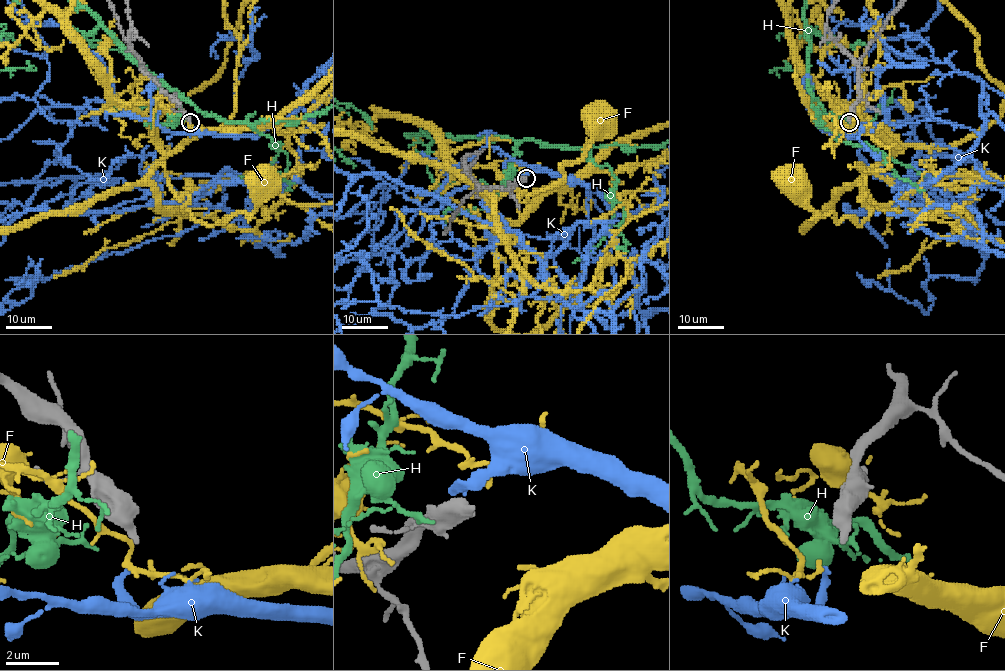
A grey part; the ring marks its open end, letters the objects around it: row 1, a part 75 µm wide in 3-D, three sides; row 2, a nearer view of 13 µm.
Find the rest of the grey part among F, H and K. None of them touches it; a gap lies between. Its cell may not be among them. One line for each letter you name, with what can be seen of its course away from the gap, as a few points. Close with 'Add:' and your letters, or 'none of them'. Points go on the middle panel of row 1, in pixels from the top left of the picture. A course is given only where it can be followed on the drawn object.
Add: K

